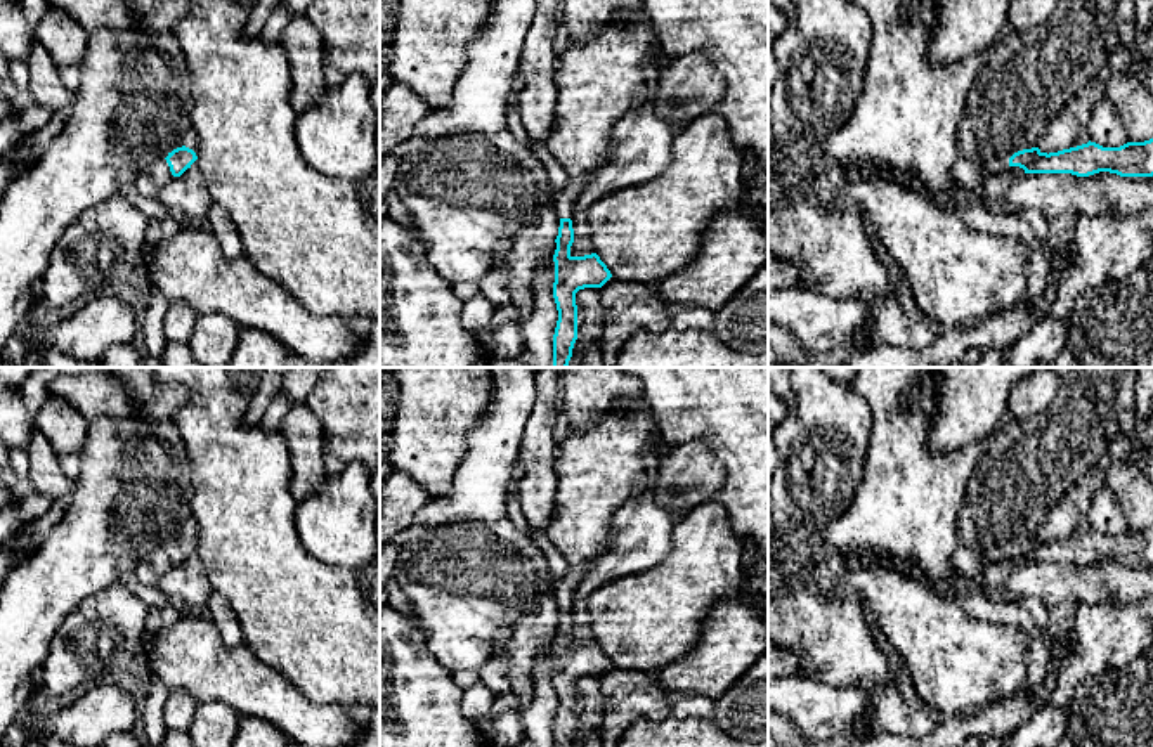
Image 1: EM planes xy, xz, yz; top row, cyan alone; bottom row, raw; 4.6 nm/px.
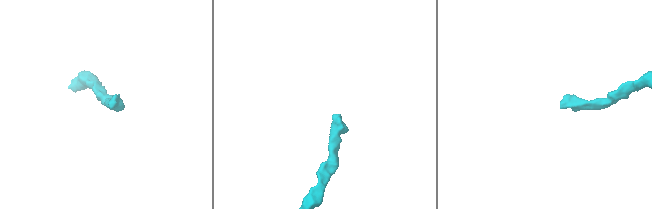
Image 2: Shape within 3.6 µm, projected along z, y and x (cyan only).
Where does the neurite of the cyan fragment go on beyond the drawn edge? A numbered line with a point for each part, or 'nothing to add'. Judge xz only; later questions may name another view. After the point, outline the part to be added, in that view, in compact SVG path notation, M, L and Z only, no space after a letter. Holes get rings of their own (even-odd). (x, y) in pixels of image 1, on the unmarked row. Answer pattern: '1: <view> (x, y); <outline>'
1: xz (566, 588); M591 562L569 565L565 575L555 581L555 598L560 607L572 607L576 591L590 567L591 567Z

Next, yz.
1: yz (994, 553); M990 544L980 553L983 565L1000 563L1009 556L1009 546L1006 544Z

